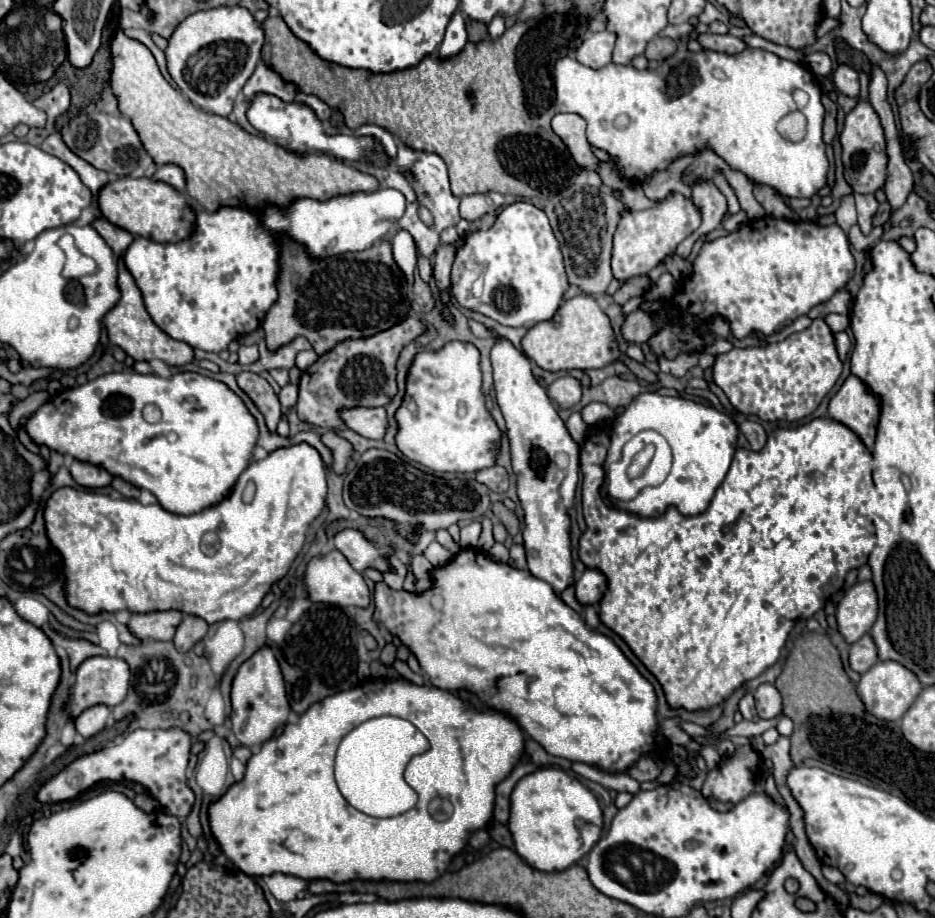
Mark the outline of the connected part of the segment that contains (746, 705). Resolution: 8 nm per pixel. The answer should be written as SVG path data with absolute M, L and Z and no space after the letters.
M745 694L739 702L739 712L743 714L745 720L753 720L757 716L757 710L755 710L755 700L753 700L753 694Z

